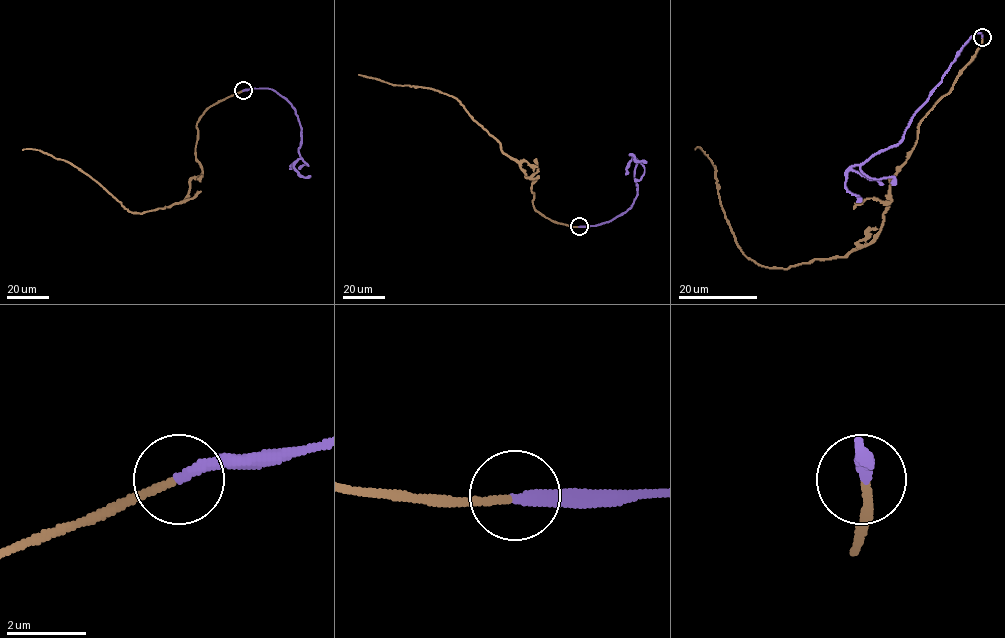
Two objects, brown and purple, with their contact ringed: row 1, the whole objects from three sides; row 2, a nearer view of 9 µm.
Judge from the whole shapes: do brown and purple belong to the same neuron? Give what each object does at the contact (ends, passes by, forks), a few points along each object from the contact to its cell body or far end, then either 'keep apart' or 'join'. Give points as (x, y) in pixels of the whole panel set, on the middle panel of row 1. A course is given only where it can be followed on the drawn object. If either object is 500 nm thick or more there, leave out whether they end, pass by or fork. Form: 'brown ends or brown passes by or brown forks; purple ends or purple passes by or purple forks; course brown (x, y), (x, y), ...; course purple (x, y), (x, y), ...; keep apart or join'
brown ends; purple ends; course brown (579, 226), (553, 221), (535, 209), (531, 184), (538, 178), (529, 178), (457, 99), (358, 74); course purple (579, 226), (607, 222), (627, 210), (637, 185), (637, 160), (630, 154), (646, 162); join

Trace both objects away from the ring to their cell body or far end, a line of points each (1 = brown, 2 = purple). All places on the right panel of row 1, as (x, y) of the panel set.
1: (981, 37), (921, 122), (881, 230), (843, 256), (755, 263), (695, 149)
2: (981, 37), (976, 32), (962, 47), (913, 117), (903, 138), (848, 170), (845, 188), (858, 201), (860, 198)

